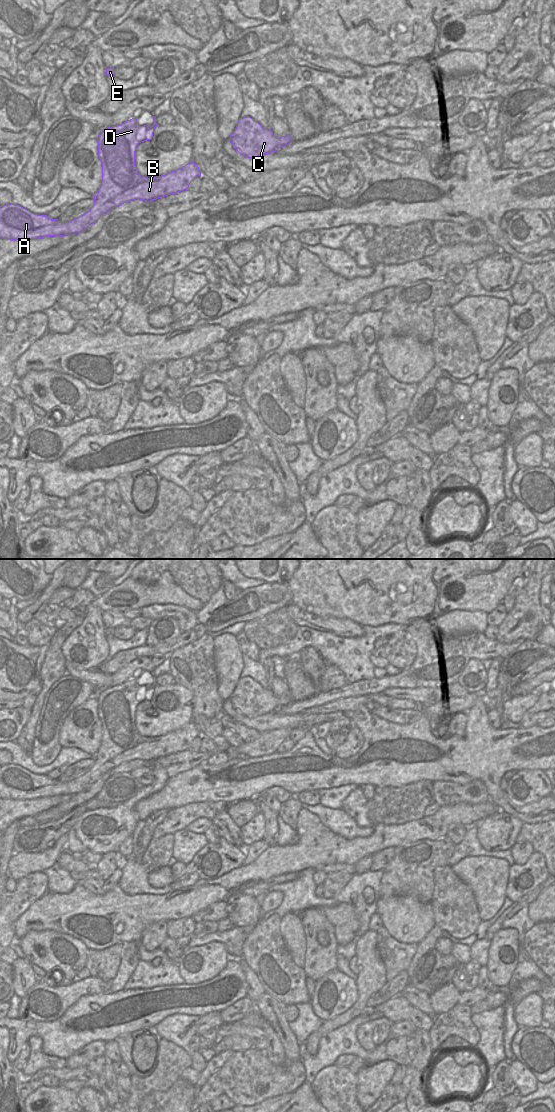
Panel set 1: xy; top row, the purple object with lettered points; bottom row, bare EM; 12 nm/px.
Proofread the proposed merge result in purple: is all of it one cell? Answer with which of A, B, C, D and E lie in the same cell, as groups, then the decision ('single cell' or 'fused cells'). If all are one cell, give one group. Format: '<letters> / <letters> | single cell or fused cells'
A B C D E | single cell

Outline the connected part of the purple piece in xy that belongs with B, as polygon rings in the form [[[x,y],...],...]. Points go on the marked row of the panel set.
[[[152,117],[151,124],[140,126],[137,118],[132,118],[117,126],[107,127],[98,134],[98,157],[102,163],[102,181],[98,192],[94,195],[94,204],[89,211],[69,222],[60,222],[58,219],[50,219],[47,215],[34,214],[17,204],[6,204],[0,206],[0,237],[10,240],[30,240],[46,236],[75,235],[95,223],[114,207],[136,199],[150,202],[187,190],[190,183],[196,177],[201,176],[199,167],[193,161],[166,175],[154,178],[141,176],[137,171],[135,151],[139,143],[152,139],[157,126],[156,117]]]

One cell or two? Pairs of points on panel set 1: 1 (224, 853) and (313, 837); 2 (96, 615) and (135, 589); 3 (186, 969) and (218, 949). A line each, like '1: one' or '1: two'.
1: two
2: two
3: one

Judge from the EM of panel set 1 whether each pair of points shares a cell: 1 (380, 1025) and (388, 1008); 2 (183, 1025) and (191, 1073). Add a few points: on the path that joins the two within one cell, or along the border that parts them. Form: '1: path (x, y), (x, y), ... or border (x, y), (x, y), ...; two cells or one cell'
1: border (383, 1015), (392, 1022); two cells
2: border (191, 1066), (200, 1073); two cells

